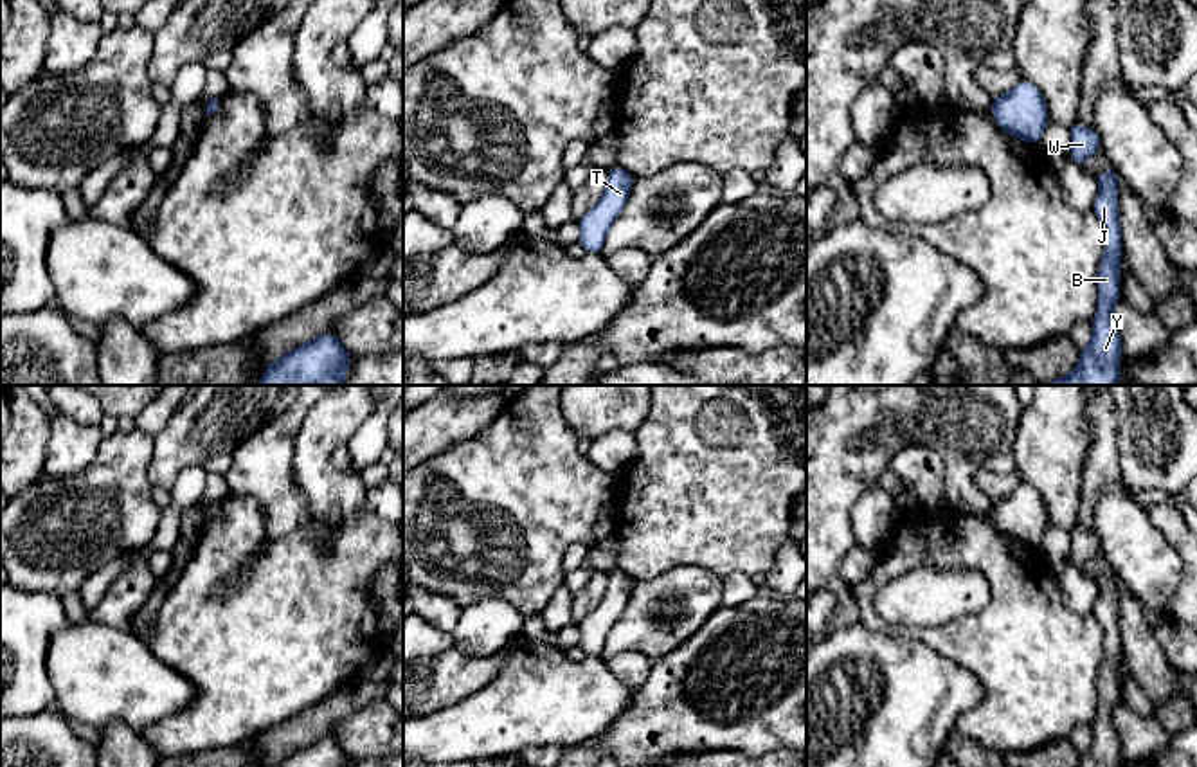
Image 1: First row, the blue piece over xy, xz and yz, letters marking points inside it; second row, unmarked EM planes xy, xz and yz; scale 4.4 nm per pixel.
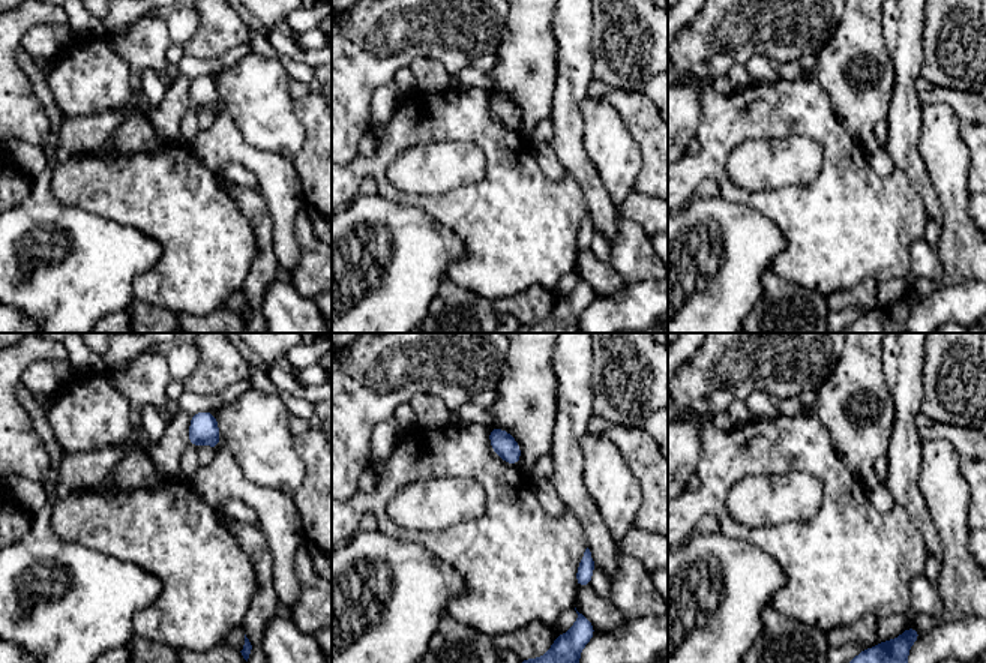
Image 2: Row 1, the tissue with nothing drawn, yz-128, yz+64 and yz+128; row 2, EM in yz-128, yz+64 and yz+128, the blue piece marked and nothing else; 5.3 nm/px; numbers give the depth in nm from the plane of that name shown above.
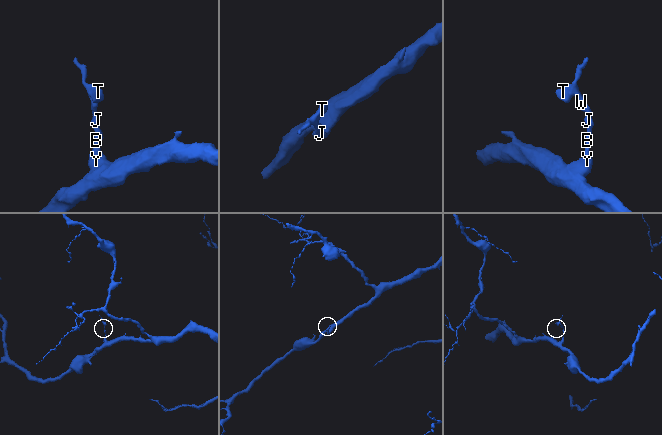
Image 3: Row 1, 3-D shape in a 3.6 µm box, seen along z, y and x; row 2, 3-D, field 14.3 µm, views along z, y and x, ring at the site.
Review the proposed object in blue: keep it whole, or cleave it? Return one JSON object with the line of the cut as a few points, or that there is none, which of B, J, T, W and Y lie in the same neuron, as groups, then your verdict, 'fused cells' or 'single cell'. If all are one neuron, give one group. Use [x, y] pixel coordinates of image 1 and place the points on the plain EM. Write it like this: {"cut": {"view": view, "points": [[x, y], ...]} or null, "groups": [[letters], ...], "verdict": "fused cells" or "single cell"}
{"cut": null, "groups": [["B", "J", "T", "W", "Y"]], "verdict": "single cell"}

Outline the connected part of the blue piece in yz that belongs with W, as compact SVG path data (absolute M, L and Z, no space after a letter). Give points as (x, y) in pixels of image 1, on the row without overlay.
M1075 524L1069 529L1069 535L1071 535L1069 562L1078 569L1084 569L1102 551L1100 538L1084 529L1080 524Z

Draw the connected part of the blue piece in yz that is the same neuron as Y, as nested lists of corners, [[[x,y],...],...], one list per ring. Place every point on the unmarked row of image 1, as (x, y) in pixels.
[[[1109,569],[1098,576],[1096,583],[1100,585],[1100,596],[1093,607],[1093,614],[1103,627],[1103,661],[1096,682],[1100,704],[1093,722],[1093,744],[1082,753],[1078,767],[1120,767],[1121,740],[1112,720],[1112,709],[1120,702],[1121,686],[1118,675],[1123,661],[1116,600],[1116,585],[1120,580],[1114,571]]]

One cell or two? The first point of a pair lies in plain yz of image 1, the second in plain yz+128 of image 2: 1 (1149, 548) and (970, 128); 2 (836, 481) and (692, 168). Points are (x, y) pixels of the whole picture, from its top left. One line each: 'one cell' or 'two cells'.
1: two cells
2: two cells

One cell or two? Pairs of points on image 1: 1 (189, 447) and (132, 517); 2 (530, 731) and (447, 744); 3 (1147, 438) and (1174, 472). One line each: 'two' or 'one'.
1: two
2: one
3: one

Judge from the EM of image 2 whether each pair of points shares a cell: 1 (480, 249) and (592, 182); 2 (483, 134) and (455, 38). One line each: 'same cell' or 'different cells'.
1: different cells
2: different cells

